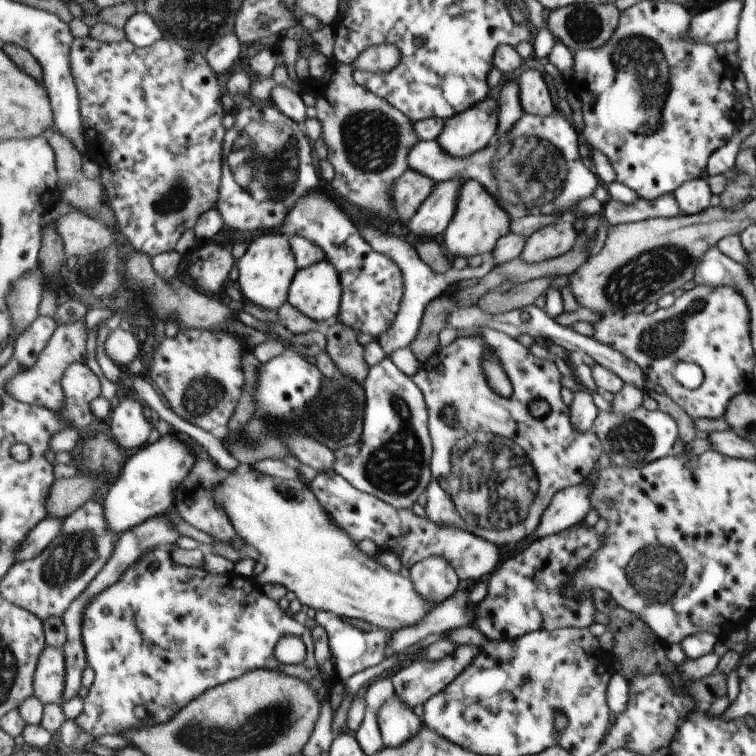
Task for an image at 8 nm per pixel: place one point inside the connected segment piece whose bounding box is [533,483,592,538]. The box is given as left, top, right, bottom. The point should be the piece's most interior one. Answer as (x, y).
(568, 507)

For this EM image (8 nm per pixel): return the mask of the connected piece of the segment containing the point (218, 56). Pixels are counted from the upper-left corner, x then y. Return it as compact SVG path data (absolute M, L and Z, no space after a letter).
M232 33L211 45L205 55L208 64L217 75L225 74L228 77L233 72L235 62L241 58L241 50L243 50L242 41L236 33Z

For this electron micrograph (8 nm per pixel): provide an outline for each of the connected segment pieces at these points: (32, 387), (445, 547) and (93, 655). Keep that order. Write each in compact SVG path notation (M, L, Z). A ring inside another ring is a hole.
M81 320L66 326L59 325L49 344L39 355L38 361L30 368L26 368L8 385L8 391L18 400L30 405L39 405L61 413L66 408L66 394L62 385L62 378L66 370L73 364L85 362L87 356L87 326Z
M334 468L318 473L309 485L311 490L317 495L322 508L326 508L326 511L330 513L332 519L339 525L339 528L355 544L363 539L369 539L372 543L375 543L377 550L394 552L398 556L400 566L404 566L408 570L415 563L419 563L423 559L443 557L450 563L451 568L454 568L454 571L458 575L458 580L466 580L469 585L485 579L491 570L494 570L494 565L497 562L497 554L499 553L497 546L483 540L483 538L479 538L477 535L471 533L469 529L463 530L459 527L453 527L451 524L449 526L438 525L427 518L427 516L419 517L415 515L411 509L393 508L390 504L379 500L376 496L356 489L349 481L339 476L339 473Z
M166 548L155 549L144 556L139 563L129 568L117 584L114 584L105 592L97 595L85 609L82 633L88 656L88 666L95 672L95 679L92 685L89 686L89 692L84 699L84 713L75 719L75 724L77 724L81 730L95 736L95 738L103 736L103 734L123 734L124 736L132 727L149 727L151 725L169 722L183 707L186 707L204 692L241 678L243 675L257 669L277 671L278 673L285 673L290 677L304 680L307 684L311 685L311 688L314 688L314 691L318 694L323 704L329 699L330 688L328 687L328 680L324 672L319 668L319 663L316 659L316 644L314 643L313 632L311 632L311 625L312 623L309 623L308 626L305 626L305 623L301 624L301 622L297 622L297 620L293 618L293 614L290 614L287 610L281 610L281 606L279 606L275 600L267 598L267 596L263 594L261 584L259 584L253 576L246 577L239 573L214 575L200 567L190 567L175 563L173 556L171 556L171 553ZM285 635L300 636L305 641L308 648L308 655L301 664L286 665L277 660L275 649L277 643ZM137 706L143 706L147 710L147 716L143 719L137 719L133 715L132 708L137 708Z

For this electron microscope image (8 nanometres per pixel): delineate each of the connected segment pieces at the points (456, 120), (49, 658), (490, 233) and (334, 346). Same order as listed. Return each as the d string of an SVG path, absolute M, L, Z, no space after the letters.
M496 98L482 100L444 122L435 142L449 156L465 159L495 141L498 128Z
M47 645L39 659L34 678L34 695L46 705L63 704L66 691L66 654L63 649Z
M467 179L459 189L456 209L453 218L450 218L443 233L443 244L445 244L449 258L456 256L468 256L483 253L491 253L503 235L509 232L511 216L505 212L496 195L487 190L479 181Z
M337 318L329 320L324 331L328 340L325 351L337 365L340 374L361 385L370 366L363 358L363 346L355 339L356 332Z

